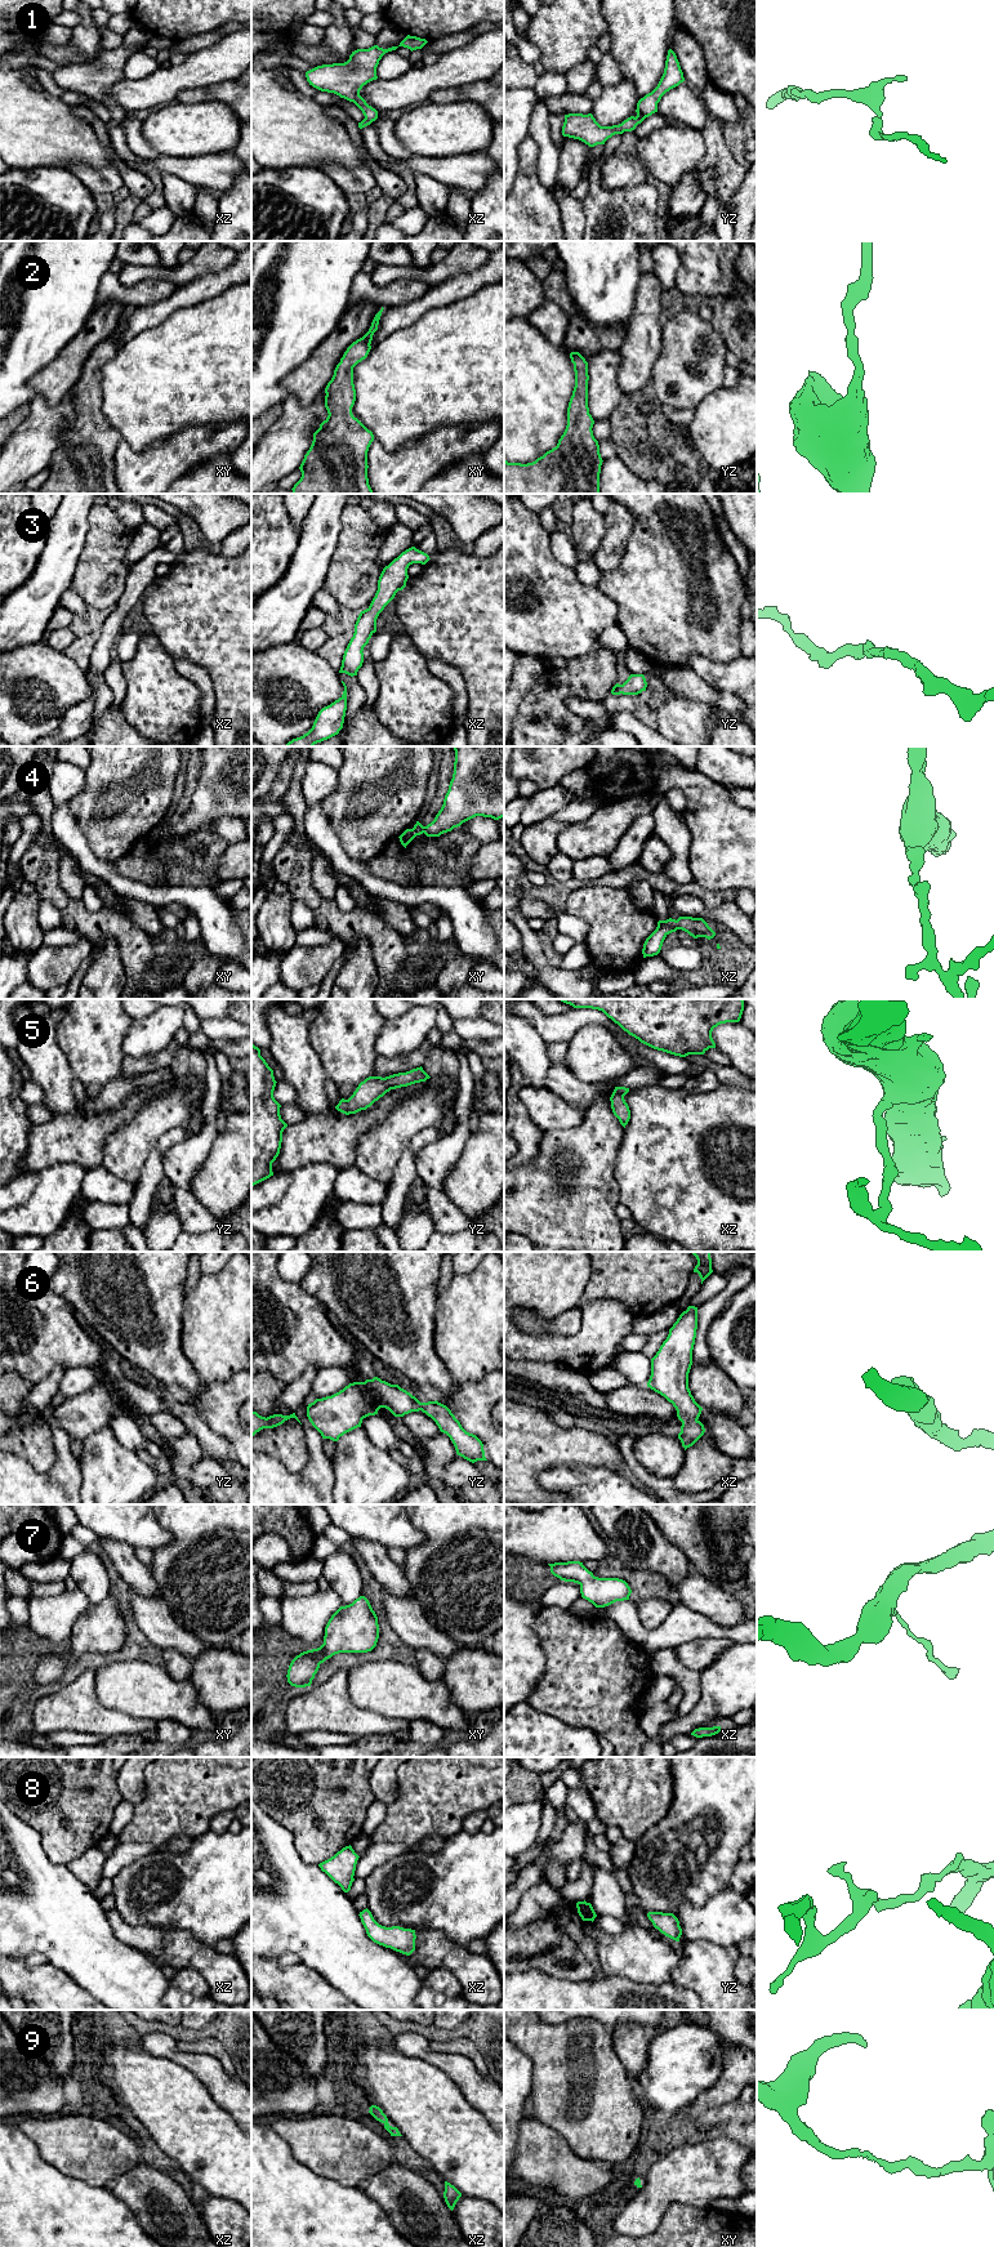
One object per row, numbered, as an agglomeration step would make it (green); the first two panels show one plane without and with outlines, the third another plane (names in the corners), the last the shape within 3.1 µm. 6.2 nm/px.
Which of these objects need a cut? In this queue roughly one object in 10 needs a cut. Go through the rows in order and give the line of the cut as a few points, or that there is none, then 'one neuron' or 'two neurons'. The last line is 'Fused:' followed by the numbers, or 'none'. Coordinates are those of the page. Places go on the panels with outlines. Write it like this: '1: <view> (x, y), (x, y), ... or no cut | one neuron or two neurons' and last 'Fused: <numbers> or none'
1: no cut | one neuron
2: no cut | one neuron
3: no cut | one neuron
4: no cut | one neuron
5: no cut | one neuron
6: no cut | one neuron
7: no cut | one neuron
8: no cut | one neuron
9: no cut | one neuron
Fused: none

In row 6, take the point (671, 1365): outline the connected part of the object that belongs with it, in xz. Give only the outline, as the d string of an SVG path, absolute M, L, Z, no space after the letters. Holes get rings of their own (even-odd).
M688 1306L651 1359L651 1376L647 1382L647 1387L664 1396L676 1408L677 1417L682 1422L678 1439L685 1450L705 1432L704 1425L699 1421L703 1408L688 1388L696 1329L697 1307Z

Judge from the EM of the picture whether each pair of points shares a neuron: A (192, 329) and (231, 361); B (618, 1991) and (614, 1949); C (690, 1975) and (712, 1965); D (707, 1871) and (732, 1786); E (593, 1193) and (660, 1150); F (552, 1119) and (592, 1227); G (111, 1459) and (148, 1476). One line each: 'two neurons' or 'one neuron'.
A: one neuron
B: two neurons
C: one neuron
D: one neuron
E: two neurons
F: two neurons
G: one neuron

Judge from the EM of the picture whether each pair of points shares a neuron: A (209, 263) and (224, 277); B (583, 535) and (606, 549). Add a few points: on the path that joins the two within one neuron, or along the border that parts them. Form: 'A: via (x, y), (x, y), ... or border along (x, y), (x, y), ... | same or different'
A: border along (237, 254), (227, 267), (196, 276), (188, 282) | different
B: border along (604, 516), (604, 539), (592, 556) | different

